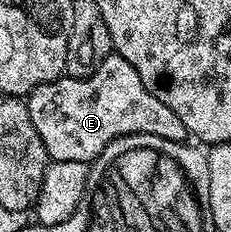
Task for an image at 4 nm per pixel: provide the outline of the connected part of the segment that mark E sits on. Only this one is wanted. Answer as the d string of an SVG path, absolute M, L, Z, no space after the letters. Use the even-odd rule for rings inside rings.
M111 53L85 77L63 77L40 85L30 92L25 105L32 117L32 125L36 125L36 133L40 133L40 141L44 141L47 156L56 163L80 161L89 165L110 146L112 140L122 135L151 135L177 143L183 142L188 135L184 121L180 121L180 117L176 117L176 113L172 113L172 109L168 109L160 97L148 93L144 81L140 81L140 73L136 73L136 69L132 69L132 65L128 65L128 61L117 53Z

